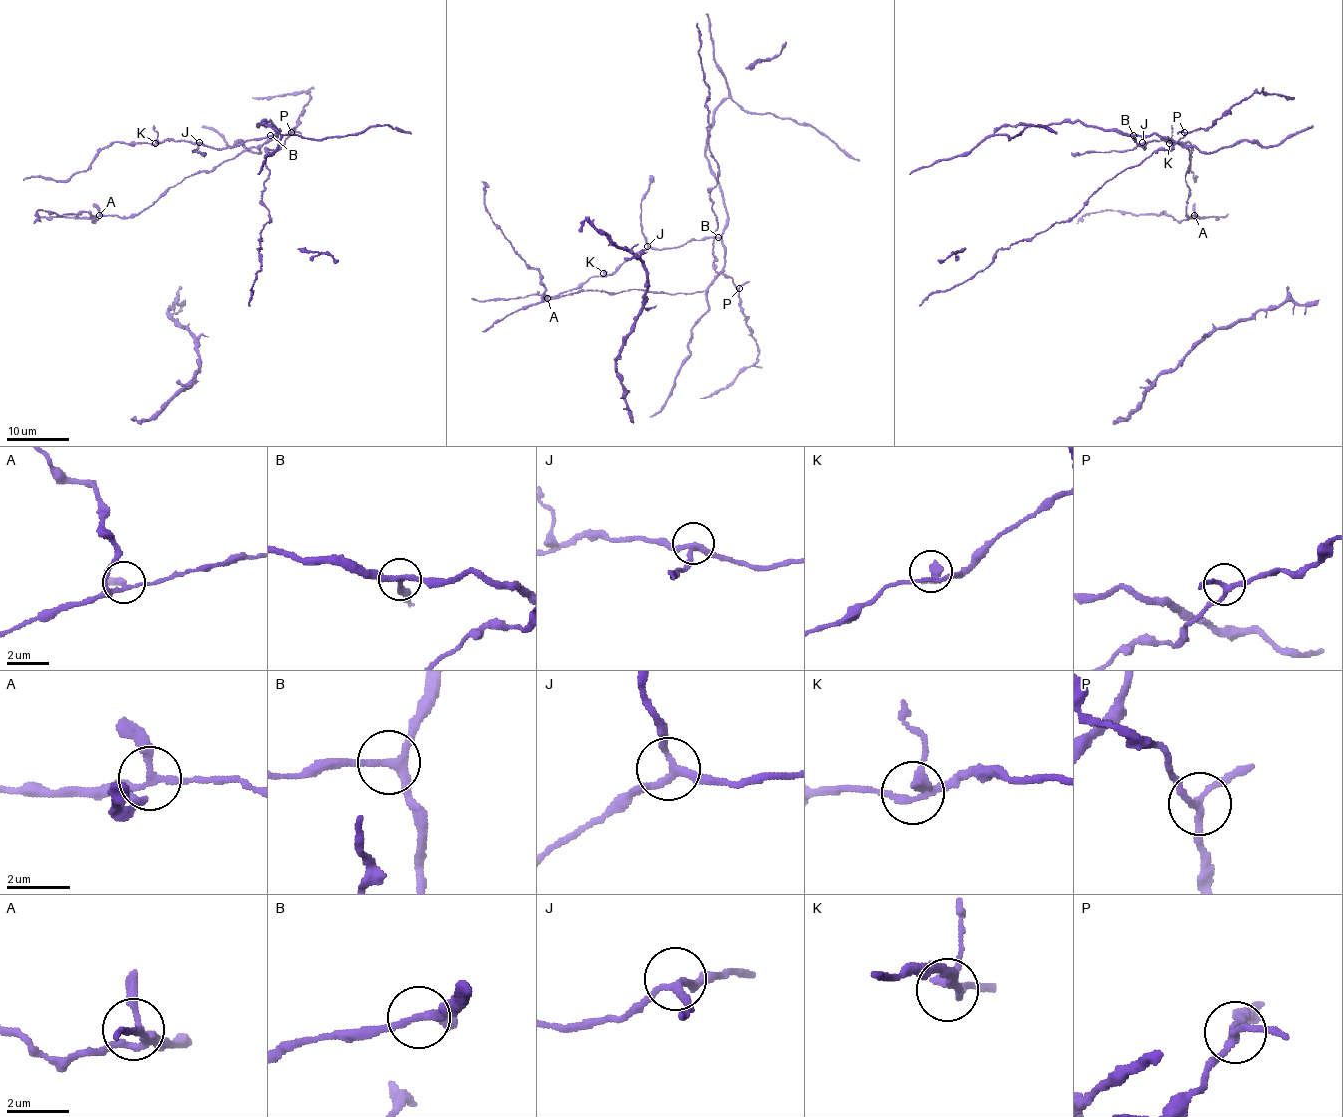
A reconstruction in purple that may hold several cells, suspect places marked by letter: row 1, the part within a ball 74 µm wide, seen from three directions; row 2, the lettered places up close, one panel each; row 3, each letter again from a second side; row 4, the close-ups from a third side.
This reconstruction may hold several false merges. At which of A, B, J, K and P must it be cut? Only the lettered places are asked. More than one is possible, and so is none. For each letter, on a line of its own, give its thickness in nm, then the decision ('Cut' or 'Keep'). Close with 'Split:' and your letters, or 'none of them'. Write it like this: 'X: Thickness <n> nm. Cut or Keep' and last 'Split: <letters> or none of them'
A: Thickness 200 nm. Keep
B: Thickness 240 nm. Keep
J: Thickness 220 nm. Keep
K: Thickness 260 nm. Keep
P: Thickness 200 nm. Keep
Split: none of them

